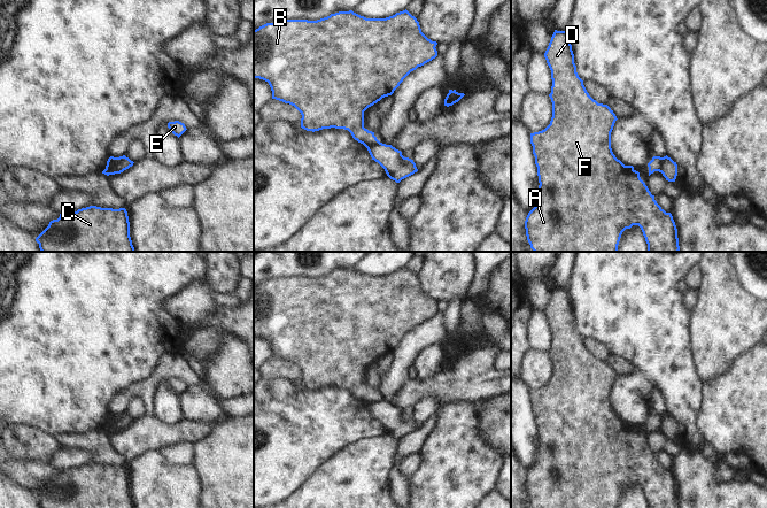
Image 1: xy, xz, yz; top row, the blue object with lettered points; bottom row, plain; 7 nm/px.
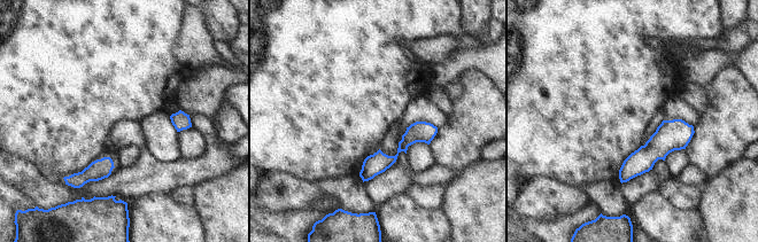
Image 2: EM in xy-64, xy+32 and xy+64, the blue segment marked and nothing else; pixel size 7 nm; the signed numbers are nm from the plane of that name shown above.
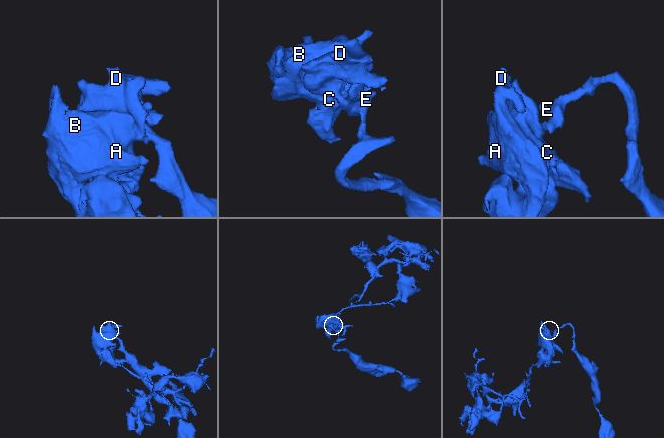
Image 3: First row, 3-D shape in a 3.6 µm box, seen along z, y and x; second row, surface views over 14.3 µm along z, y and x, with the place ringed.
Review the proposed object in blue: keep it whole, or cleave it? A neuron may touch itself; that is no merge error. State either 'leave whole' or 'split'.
split

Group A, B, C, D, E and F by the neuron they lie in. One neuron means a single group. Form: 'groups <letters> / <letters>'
groups A B C D F / E

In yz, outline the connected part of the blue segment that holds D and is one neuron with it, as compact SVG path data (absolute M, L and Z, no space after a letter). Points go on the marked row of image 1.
M555 30L549 46L544 53L547 63L551 70L551 93L549 94L552 102L552 117L550 124L542 131L530 133L530 144L533 146L533 154L535 156L535 164L537 167L539 188L535 207L528 213L525 221L525 229L527 240L534 252L618 252L618 245L622 232L630 229L633 225L638 225L643 232L648 244L648 252L679 252L677 229L671 213L666 213L654 200L645 183L641 179L640 172L633 166L625 166L615 157L611 148L611 132L614 123L618 120L613 110L603 103L598 103L587 92L583 80L576 72L574 63L574 54L570 43L570 36L566 31Z

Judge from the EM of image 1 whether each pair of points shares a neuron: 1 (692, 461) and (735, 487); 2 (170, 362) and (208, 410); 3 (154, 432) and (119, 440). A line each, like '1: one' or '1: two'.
1: one
2: two
3: one

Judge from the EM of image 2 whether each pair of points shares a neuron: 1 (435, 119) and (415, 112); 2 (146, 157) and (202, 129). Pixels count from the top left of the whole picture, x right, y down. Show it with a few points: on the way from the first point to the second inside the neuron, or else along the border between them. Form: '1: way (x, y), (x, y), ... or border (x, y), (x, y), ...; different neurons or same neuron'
1: way (431, 115), (428, 112), (419, 112); same neuron
2: way (168, 170), (194, 170), (210, 154), (210, 150); same neuron

